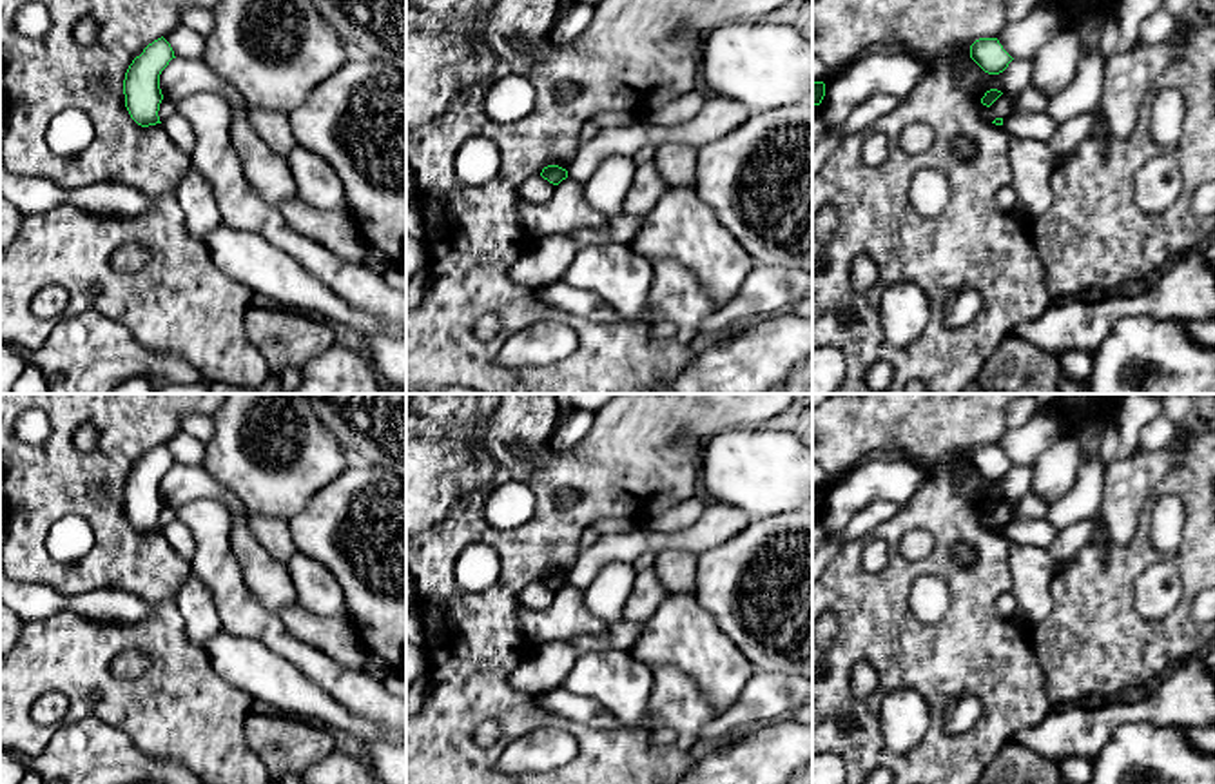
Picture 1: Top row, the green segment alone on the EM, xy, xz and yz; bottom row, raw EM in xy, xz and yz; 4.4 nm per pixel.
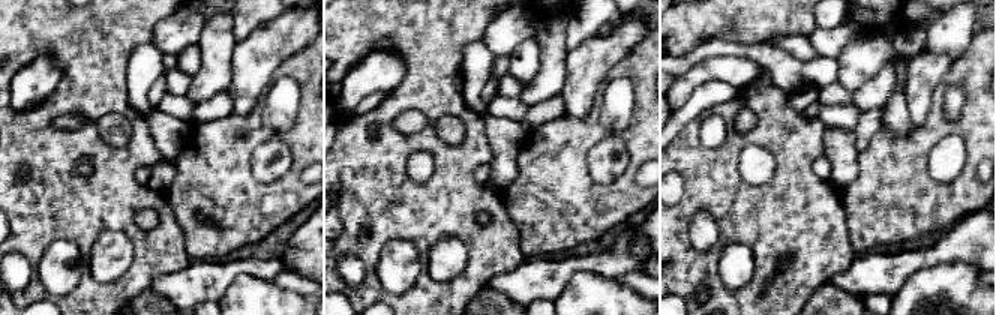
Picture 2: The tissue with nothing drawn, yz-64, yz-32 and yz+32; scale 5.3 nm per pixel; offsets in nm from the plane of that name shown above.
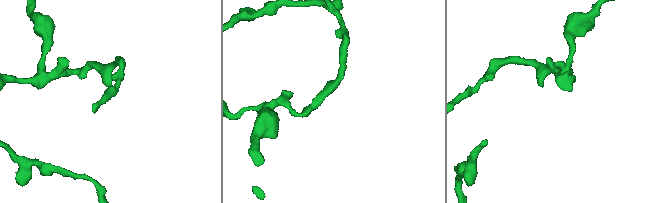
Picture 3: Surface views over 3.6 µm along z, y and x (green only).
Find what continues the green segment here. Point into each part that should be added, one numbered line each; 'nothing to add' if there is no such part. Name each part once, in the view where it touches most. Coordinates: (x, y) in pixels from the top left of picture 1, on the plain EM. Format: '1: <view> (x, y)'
nothing to add

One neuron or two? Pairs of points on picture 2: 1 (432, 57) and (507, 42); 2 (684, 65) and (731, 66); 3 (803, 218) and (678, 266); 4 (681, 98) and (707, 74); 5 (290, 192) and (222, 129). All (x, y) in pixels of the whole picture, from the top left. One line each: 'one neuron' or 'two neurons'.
1: two neurons
2: two neurons
3: one neuron
4: one neuron
5: one neuron

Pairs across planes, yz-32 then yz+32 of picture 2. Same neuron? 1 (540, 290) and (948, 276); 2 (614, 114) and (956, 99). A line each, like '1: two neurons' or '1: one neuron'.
1: two neurons
2: one neuron

